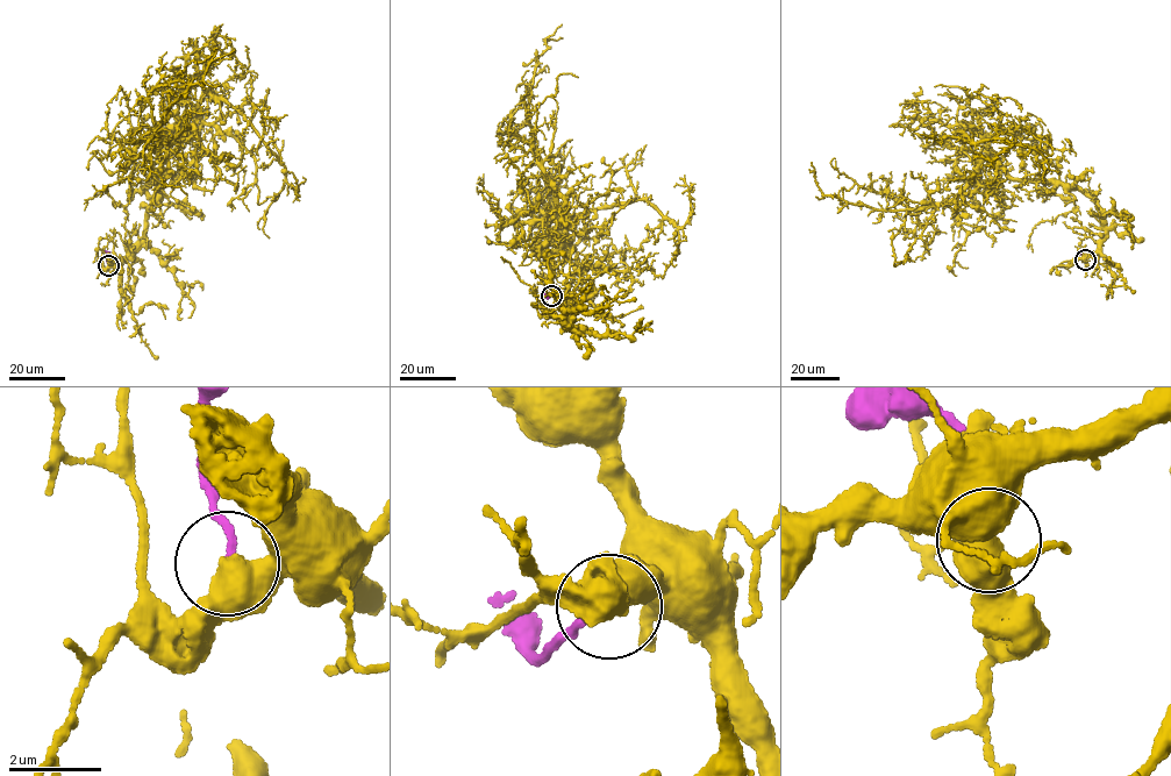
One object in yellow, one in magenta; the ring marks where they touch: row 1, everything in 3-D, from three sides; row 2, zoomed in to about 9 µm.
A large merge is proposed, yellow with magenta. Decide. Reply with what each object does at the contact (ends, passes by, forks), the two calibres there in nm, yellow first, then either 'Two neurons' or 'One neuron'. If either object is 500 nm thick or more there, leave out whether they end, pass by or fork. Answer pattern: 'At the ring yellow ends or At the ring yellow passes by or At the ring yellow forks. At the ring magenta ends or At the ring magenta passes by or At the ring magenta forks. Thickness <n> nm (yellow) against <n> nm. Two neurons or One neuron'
Thickness 650 nm (yellow) against 140 nm. Two neurons

